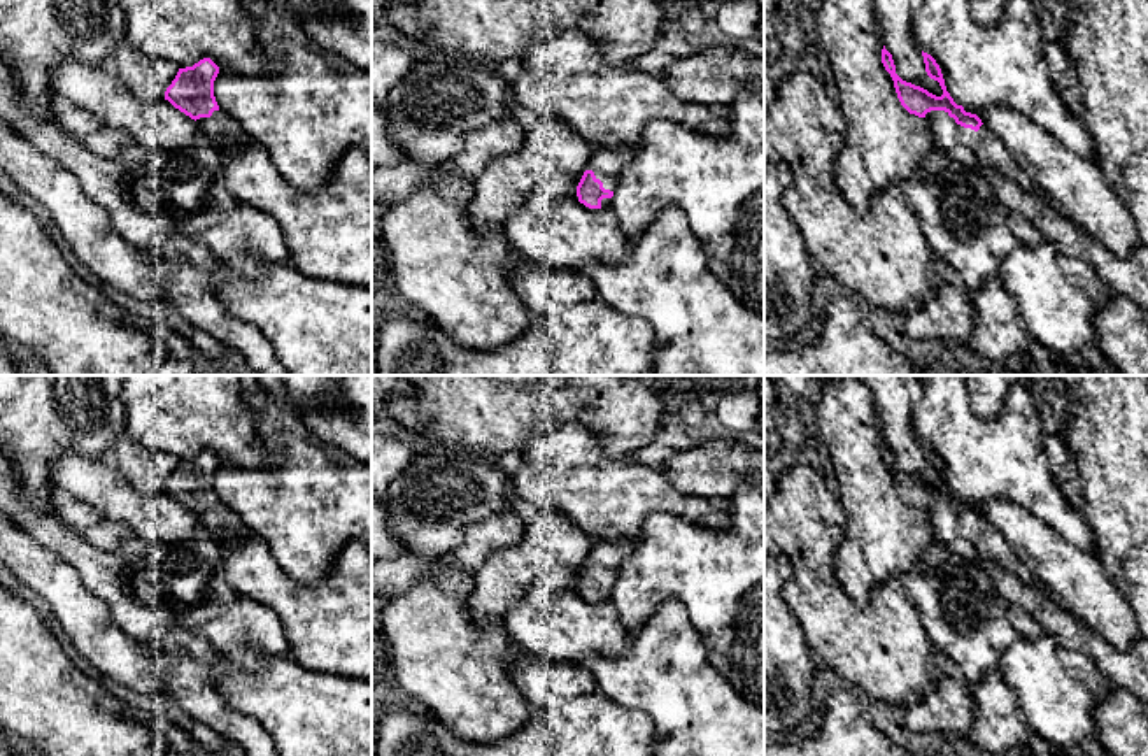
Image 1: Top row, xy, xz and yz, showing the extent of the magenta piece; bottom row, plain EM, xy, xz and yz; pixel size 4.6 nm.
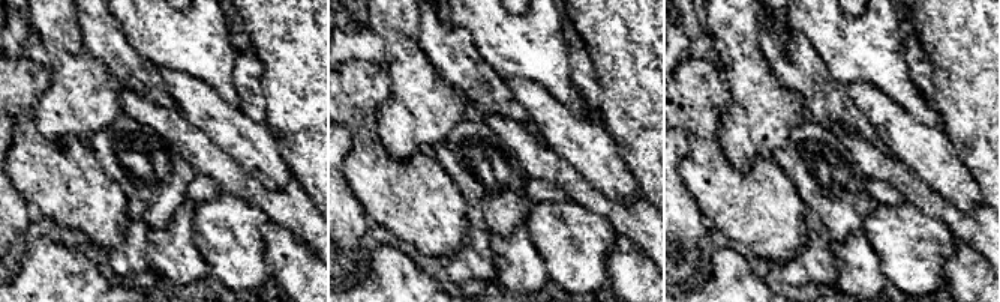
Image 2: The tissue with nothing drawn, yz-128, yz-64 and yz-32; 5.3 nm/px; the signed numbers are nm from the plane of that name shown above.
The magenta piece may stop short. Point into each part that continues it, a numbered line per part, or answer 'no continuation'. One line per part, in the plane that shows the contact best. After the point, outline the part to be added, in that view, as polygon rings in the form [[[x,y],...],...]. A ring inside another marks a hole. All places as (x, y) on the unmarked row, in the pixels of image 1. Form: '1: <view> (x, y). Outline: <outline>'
1: yz (971, 542). Outline: [[[931,503],[924,510],[936,531],[936,540],[962,561],[978,567],[981,561],[996,561],[1020,581],[1043,588],[1053,600],[1059,598],[1022,563],[996,528],[981,517],[978,524],[955,516],[945,503]],[[1059,602],[1060,603],[1060,602]]]

